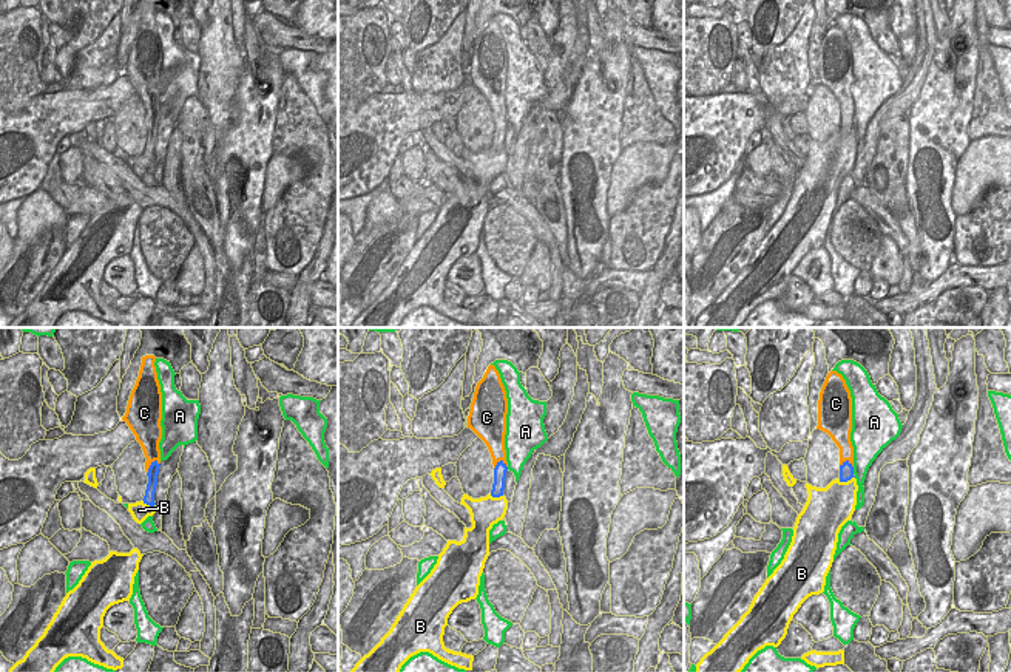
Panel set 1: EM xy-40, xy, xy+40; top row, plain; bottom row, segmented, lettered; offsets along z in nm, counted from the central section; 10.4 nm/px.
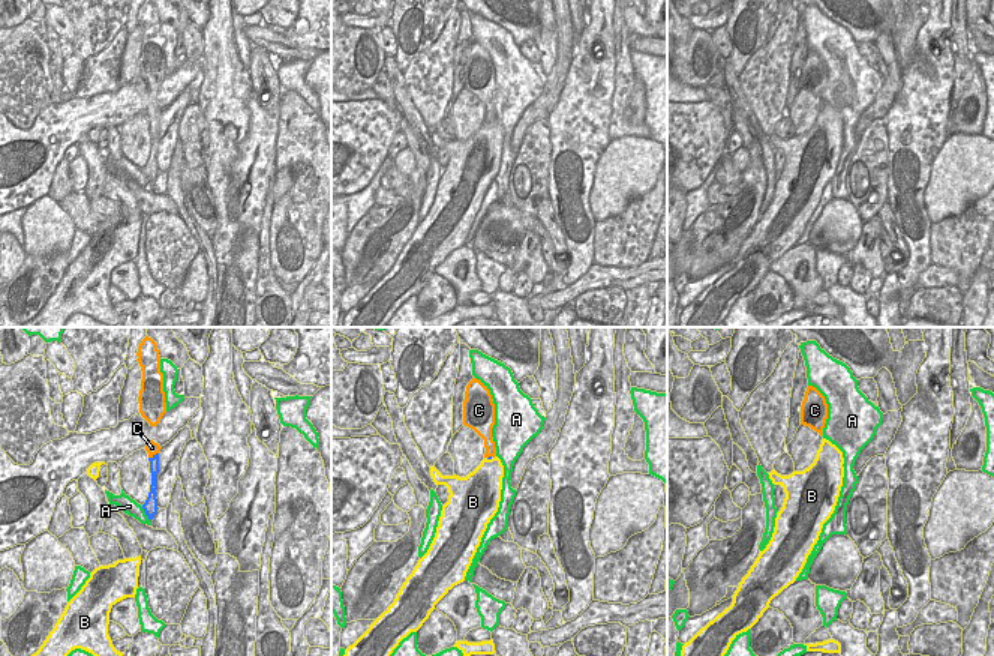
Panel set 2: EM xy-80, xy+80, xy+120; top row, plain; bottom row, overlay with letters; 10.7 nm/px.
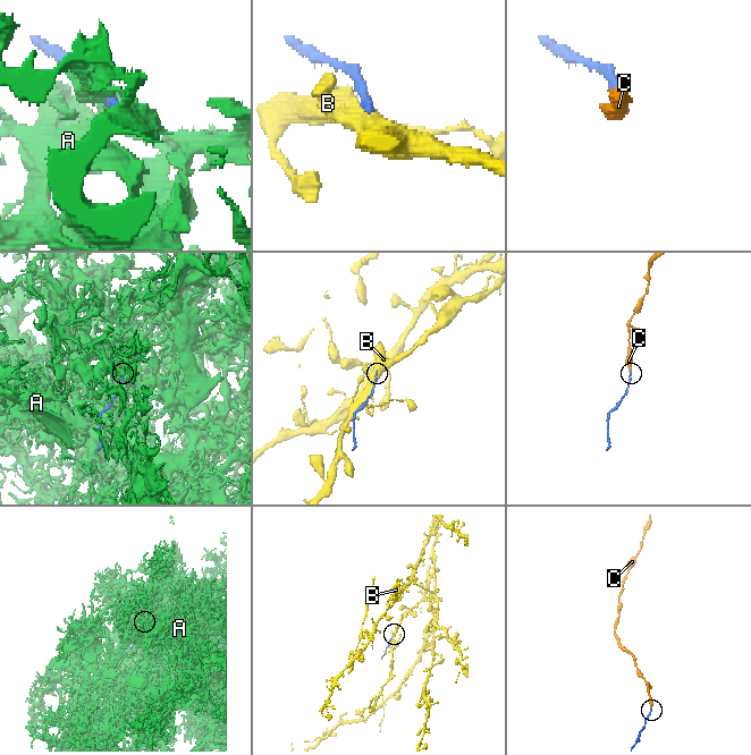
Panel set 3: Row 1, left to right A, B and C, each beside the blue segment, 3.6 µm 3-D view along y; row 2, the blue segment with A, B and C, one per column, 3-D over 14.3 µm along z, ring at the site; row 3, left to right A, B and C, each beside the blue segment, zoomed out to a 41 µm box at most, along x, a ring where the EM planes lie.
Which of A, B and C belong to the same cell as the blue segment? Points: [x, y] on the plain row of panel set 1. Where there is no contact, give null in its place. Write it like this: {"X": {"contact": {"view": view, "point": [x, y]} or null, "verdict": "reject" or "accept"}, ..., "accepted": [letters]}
{"A": {"contact": {"view": "xy+40", "point": [852, 124]}, "verdict": "reject"}, "B": {"contact": {"view": "xy+40", "point": [846, 135]}, "verdict": "reject"}, "C": {"contact": {"view": "xy-40", "point": [150, 121]}, "verdict": "reject"}, "accepted": []}

